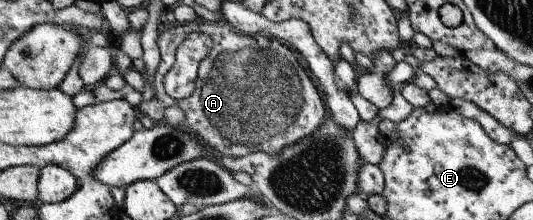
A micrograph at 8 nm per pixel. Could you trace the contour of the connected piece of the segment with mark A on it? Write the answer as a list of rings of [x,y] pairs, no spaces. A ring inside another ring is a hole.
[[[222,17],[202,31],[209,36],[211,49],[198,65],[191,95],[175,102],[162,88],[162,77],[172,66],[174,52],[187,34],[187,24],[183,22],[160,29],[156,39],[160,60],[153,76],[155,94],[151,100],[139,102],[136,107],[139,115],[146,115],[158,124],[167,106],[177,106],[183,110],[187,120],[185,128],[193,138],[220,156],[230,158],[253,152],[275,156],[319,130],[325,118],[323,102],[287,46],[270,35],[241,34]]]

